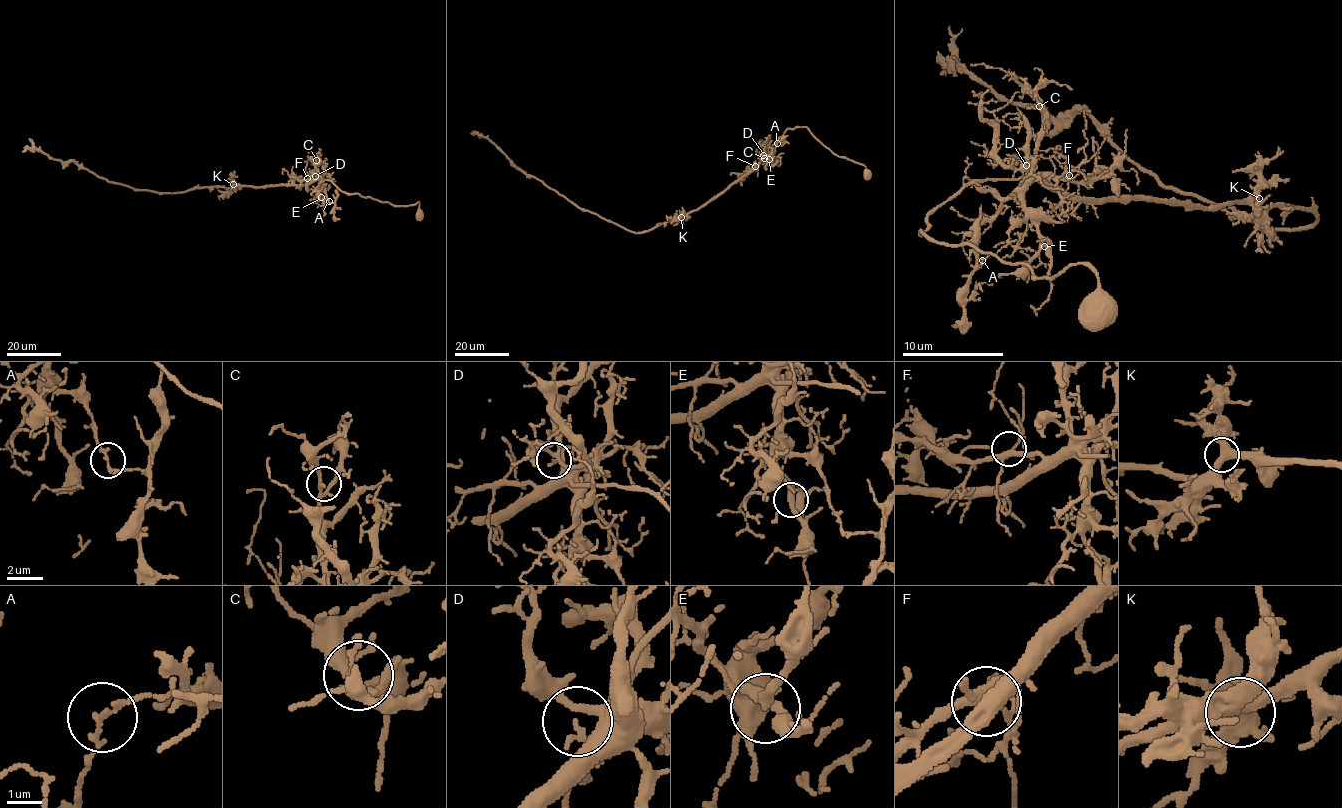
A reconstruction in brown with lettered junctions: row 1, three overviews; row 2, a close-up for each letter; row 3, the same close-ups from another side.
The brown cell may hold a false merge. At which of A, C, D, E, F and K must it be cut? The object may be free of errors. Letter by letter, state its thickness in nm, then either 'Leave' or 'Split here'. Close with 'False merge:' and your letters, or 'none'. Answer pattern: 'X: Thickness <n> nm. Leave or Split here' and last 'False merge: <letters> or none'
A: Thickness 160 nm. Split here
C: Thickness 200 nm. Leave
D: Thickness 180 nm. Leave
E: Thickness 240 nm. Leave
F: Thickness 280 nm. Leave
K: Thickness 400 nm. Leave
False merge: A

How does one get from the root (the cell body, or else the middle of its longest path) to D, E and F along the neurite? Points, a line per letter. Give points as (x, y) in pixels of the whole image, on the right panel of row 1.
D: (1102, 312), (1097, 277), (1084, 264), (1036, 277), (1026, 264), (922, 231), (970, 183), (1016, 180), (1026, 165)
E: (1102, 312), (1097, 277), (1084, 264), (1036, 277), (1026, 264), (922, 231), (970, 183), (1018, 180), (1044, 246)
F: (1102, 312), (1097, 277), (1084, 264), (1036, 277), (1026, 264), (922, 231), (970, 183), (1069, 175)

